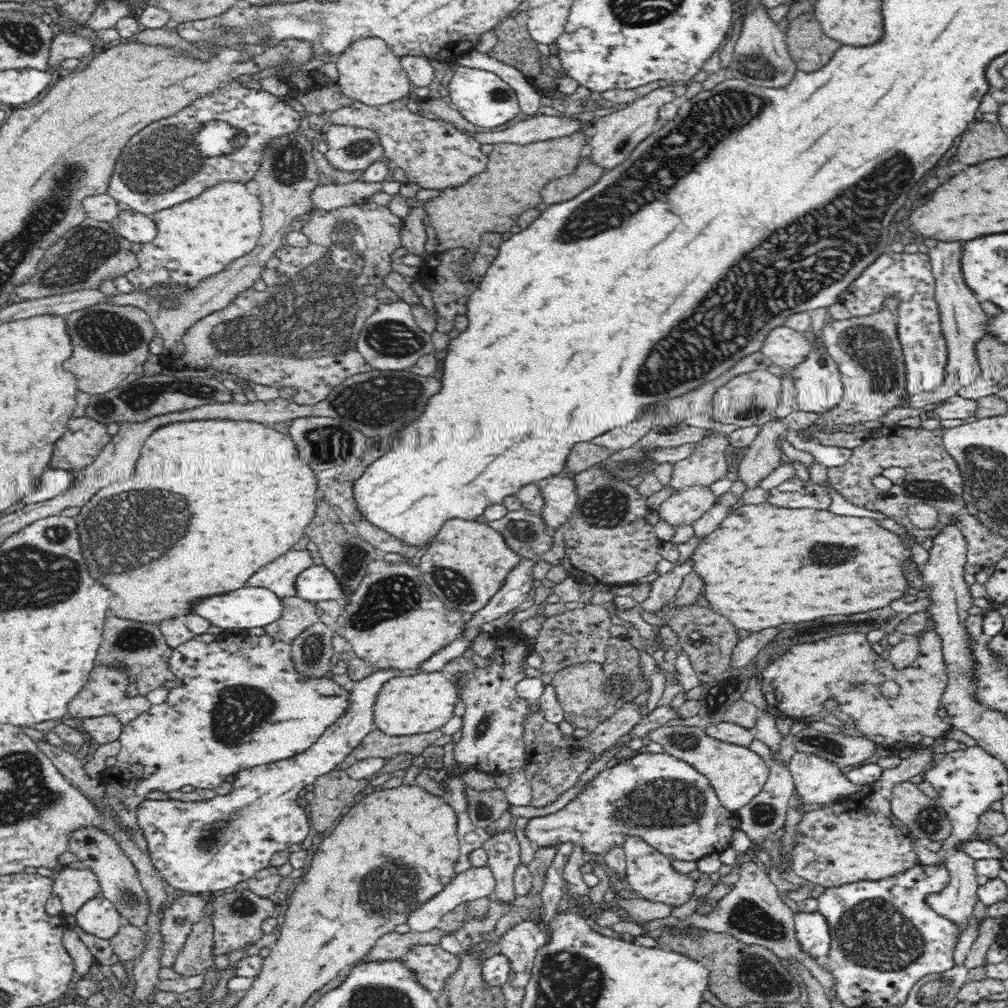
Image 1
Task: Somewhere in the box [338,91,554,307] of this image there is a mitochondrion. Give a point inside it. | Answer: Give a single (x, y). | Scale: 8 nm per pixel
(359, 148)

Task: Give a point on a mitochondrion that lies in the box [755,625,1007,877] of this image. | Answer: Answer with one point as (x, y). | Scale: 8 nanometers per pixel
(929, 820)

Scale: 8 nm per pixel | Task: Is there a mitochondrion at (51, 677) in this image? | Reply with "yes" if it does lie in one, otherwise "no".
no

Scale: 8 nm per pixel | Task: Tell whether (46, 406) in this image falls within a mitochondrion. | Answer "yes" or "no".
no

